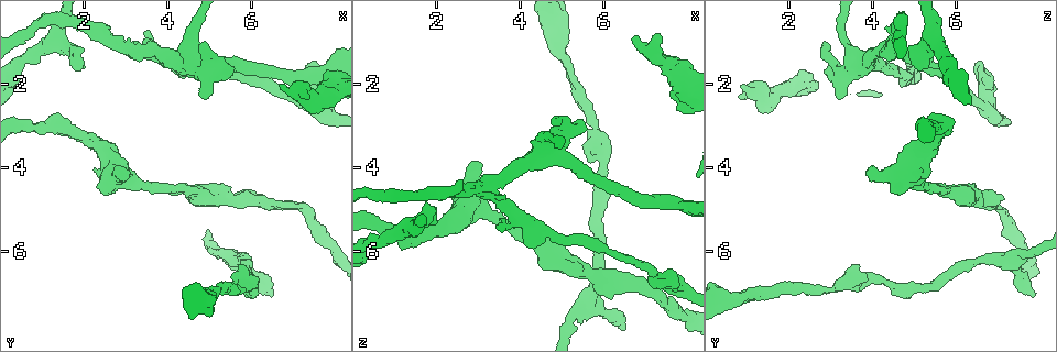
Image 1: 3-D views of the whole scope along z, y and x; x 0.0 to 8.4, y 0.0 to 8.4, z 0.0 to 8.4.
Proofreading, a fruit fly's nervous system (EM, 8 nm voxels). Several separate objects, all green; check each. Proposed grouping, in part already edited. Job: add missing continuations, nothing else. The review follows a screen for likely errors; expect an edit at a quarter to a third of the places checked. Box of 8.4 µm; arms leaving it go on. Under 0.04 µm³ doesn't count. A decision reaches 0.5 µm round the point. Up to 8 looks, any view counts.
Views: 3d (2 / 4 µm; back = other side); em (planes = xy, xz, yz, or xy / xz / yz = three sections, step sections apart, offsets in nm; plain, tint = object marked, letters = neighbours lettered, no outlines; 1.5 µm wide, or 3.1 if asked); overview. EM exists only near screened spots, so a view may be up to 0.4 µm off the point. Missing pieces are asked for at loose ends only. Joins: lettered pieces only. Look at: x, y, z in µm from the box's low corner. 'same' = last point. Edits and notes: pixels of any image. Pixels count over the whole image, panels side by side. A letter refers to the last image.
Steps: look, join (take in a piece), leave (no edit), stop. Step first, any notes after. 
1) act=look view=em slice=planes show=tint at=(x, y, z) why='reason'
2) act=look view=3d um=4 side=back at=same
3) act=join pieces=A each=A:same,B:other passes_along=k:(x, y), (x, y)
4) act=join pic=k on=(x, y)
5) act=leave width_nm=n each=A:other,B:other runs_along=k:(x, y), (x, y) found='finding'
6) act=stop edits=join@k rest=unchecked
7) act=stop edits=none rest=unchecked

act=look view=3d um=4 at=(2.75, 4.00, 4.05) why='thick end'

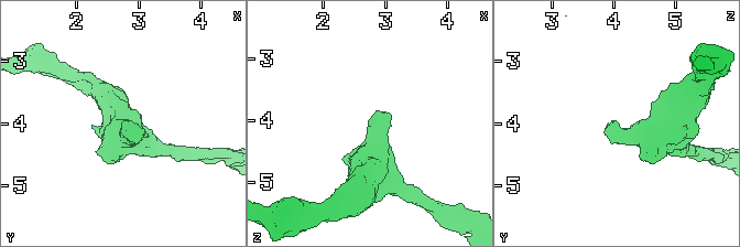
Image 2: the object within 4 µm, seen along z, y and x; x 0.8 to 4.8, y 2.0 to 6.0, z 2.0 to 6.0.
act=look view=em slice=planes show=letters at=(2.80, 4.00, 4.05) why='need the tissue'

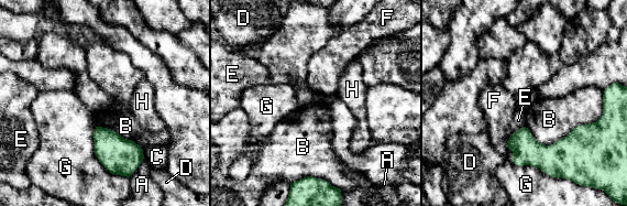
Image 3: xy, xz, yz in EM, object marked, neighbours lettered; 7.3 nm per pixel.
act=leave width_nm=220 each=A:other,B:other,C:other,D:other,E:other,F:other,G:other,H:other border=3:(602, 115), (549, 144), (525, 127) found='no lettered piece goes on from it'

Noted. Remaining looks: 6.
act=look view=em slice=xy step=8 show=letters at=(1.90, 1.65, 5.00)

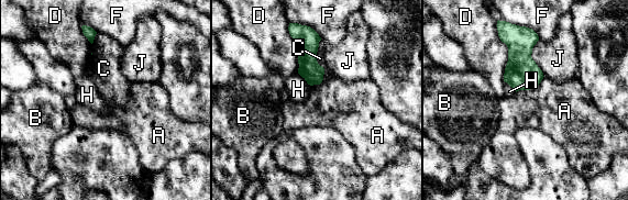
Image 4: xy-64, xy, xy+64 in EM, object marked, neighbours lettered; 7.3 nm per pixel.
act=leave each=A:other,B:other,C:other,D:other,F:other,H:other,J:other border=4:(543, 76), (536, 87), (516, 92) found='none of them fits'

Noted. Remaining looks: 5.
act=look view=em slice=planes show=letters at=(6.65, 2.00, 0.95) why='an open end'

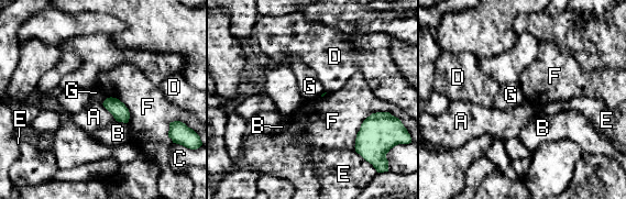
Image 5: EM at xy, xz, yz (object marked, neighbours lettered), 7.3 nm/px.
act=leave each=A:other,B:other,C:other,D:other,E:other,F:other,G:other border=5:(372, 113), (361, 124), (353, 146) found='none of them fits'

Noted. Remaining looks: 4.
act=stop edits=none rest=unchecked

